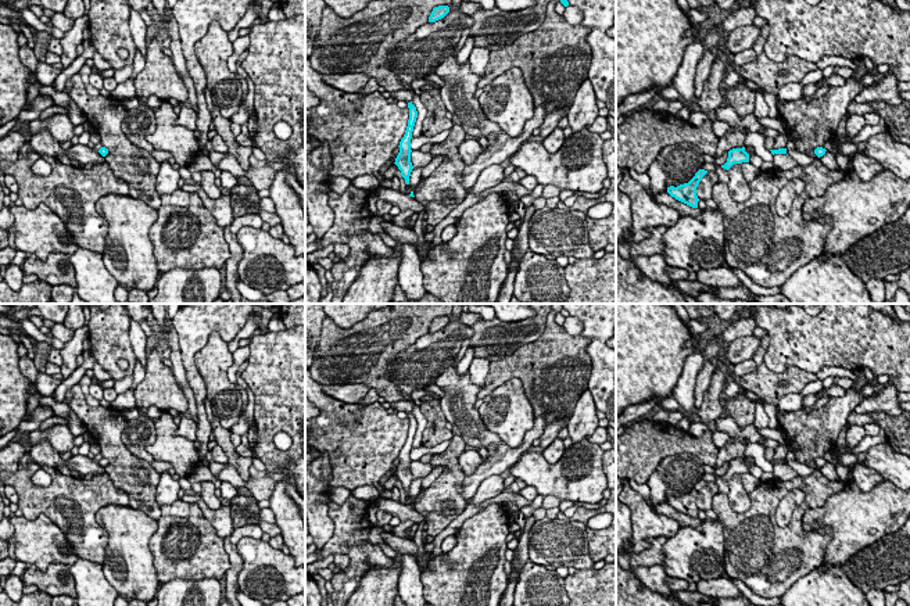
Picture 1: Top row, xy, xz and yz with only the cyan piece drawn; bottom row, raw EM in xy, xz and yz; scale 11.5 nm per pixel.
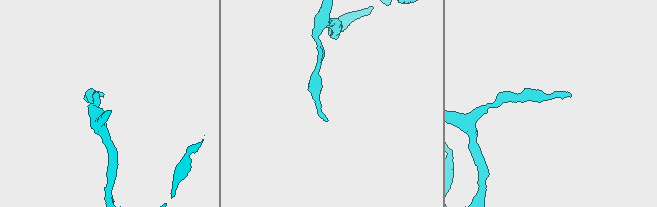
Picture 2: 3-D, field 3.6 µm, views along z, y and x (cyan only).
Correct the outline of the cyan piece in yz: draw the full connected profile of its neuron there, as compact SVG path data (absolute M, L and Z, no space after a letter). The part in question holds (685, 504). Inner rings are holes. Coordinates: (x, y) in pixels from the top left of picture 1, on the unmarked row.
M699 480L688 494L680 495L677 498L670 496L670 498L667 498L667 503L671 508L674 508L676 510L678 510L692 519L698 519L699 509L696 506L696 498L706 484L707 484L707 481Z

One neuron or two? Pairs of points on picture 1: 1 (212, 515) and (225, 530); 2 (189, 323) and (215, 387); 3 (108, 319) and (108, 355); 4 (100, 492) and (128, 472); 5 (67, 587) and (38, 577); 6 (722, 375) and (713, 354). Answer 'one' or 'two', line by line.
1: one
2: two
3: one
4: two
5: one
6: two

